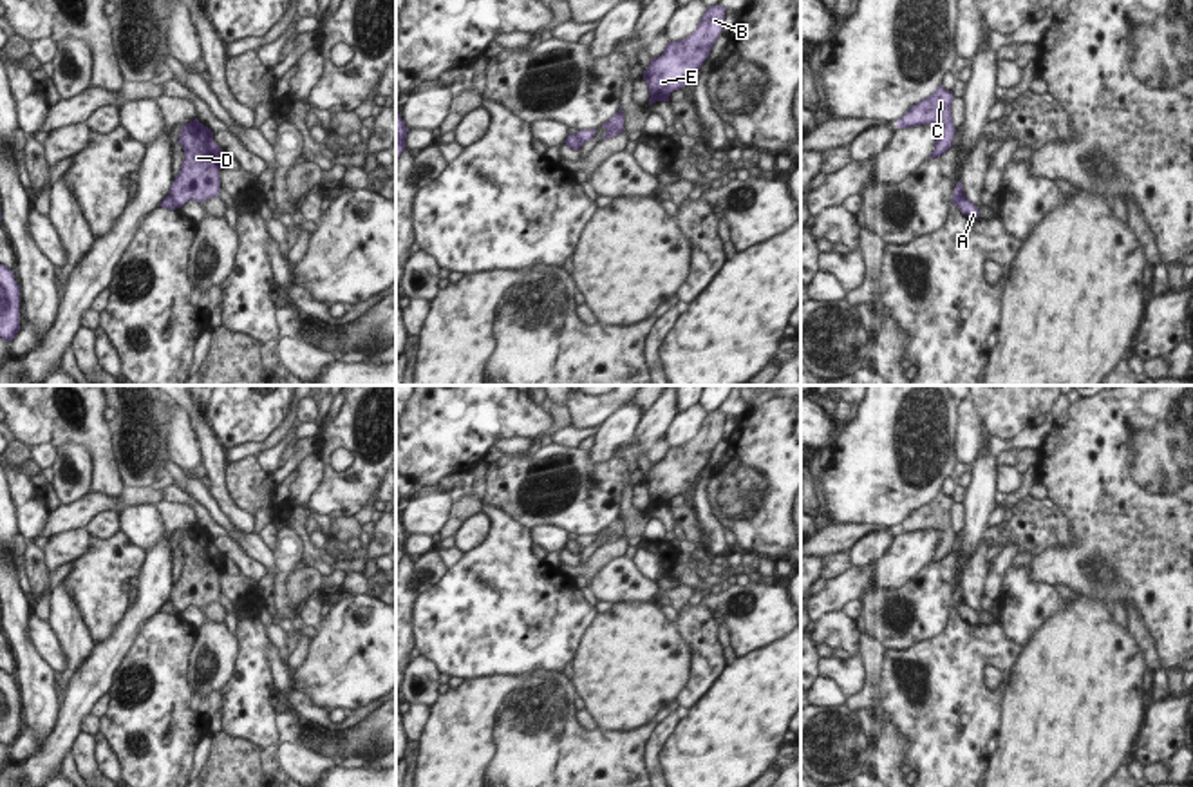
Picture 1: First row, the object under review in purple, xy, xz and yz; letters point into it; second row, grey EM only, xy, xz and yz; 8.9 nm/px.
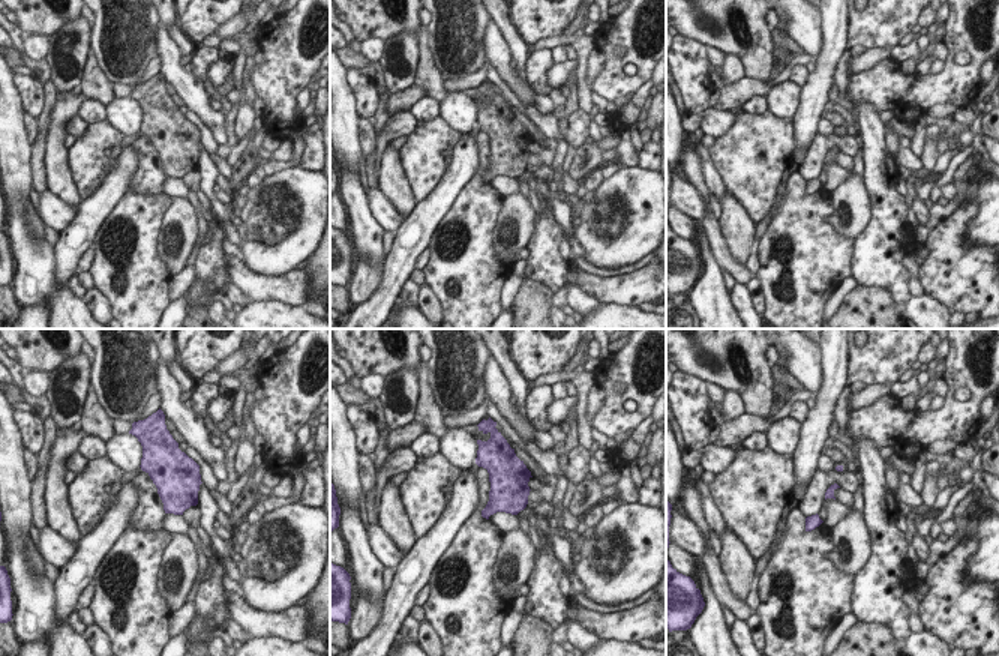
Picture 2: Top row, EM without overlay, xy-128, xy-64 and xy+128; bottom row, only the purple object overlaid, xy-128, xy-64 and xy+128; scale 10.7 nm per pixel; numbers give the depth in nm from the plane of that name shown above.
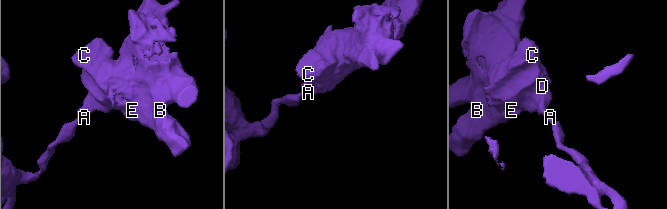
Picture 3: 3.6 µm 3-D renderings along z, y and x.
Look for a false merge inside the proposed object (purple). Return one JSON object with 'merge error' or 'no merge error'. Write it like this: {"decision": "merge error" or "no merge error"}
{"decision": "merge error"}

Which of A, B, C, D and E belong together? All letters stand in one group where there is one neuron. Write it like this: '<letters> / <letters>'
A / B C D E

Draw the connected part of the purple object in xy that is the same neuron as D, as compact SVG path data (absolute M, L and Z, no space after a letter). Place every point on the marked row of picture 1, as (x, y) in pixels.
M195 118L181 127L177 143L184 150L184 159L170 186L174 206L181 208L186 201L202 203L217 197L219 170L224 166L224 159L222 148L213 141L213 132Z

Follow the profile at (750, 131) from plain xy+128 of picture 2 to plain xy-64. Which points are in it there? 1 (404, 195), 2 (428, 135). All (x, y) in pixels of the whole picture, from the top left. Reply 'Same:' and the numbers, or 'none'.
Same: 2

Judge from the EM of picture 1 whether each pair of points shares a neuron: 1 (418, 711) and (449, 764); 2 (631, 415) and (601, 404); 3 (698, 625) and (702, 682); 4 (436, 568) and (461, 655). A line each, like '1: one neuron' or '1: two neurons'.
1: two neurons
2: two neurons
3: one neuron
4: two neurons

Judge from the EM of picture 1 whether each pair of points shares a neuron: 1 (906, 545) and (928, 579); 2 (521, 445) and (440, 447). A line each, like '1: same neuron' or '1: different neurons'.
1: different neurons
2: different neurons

